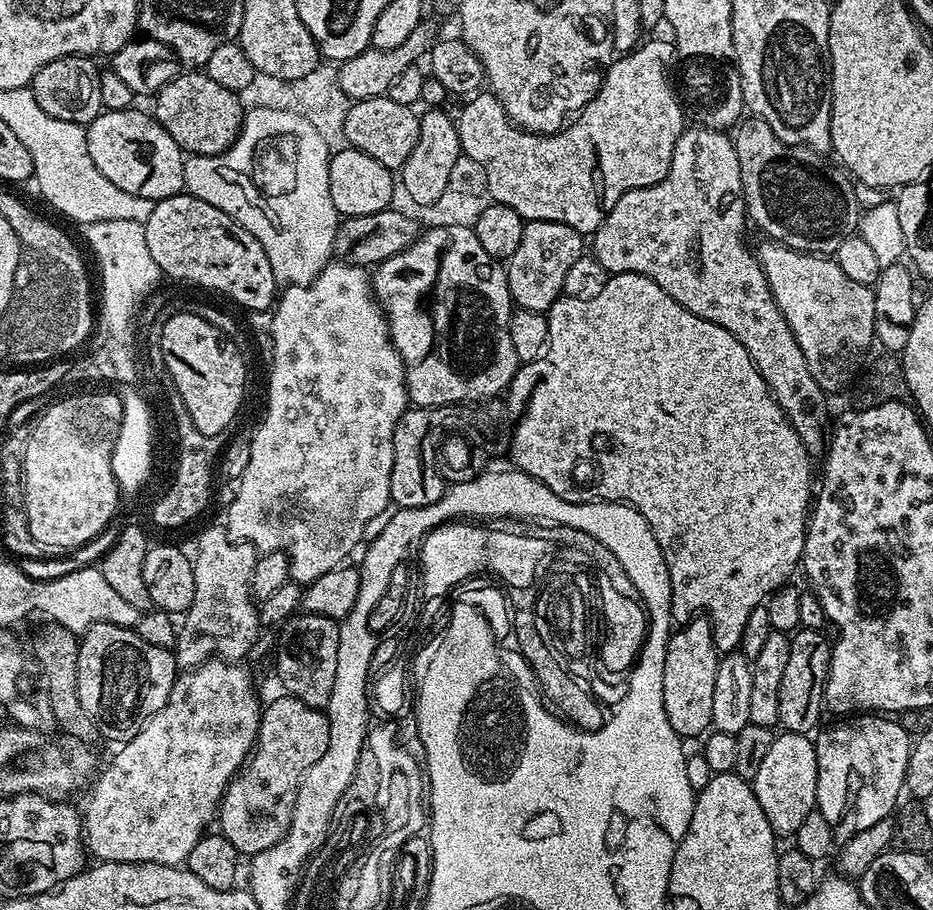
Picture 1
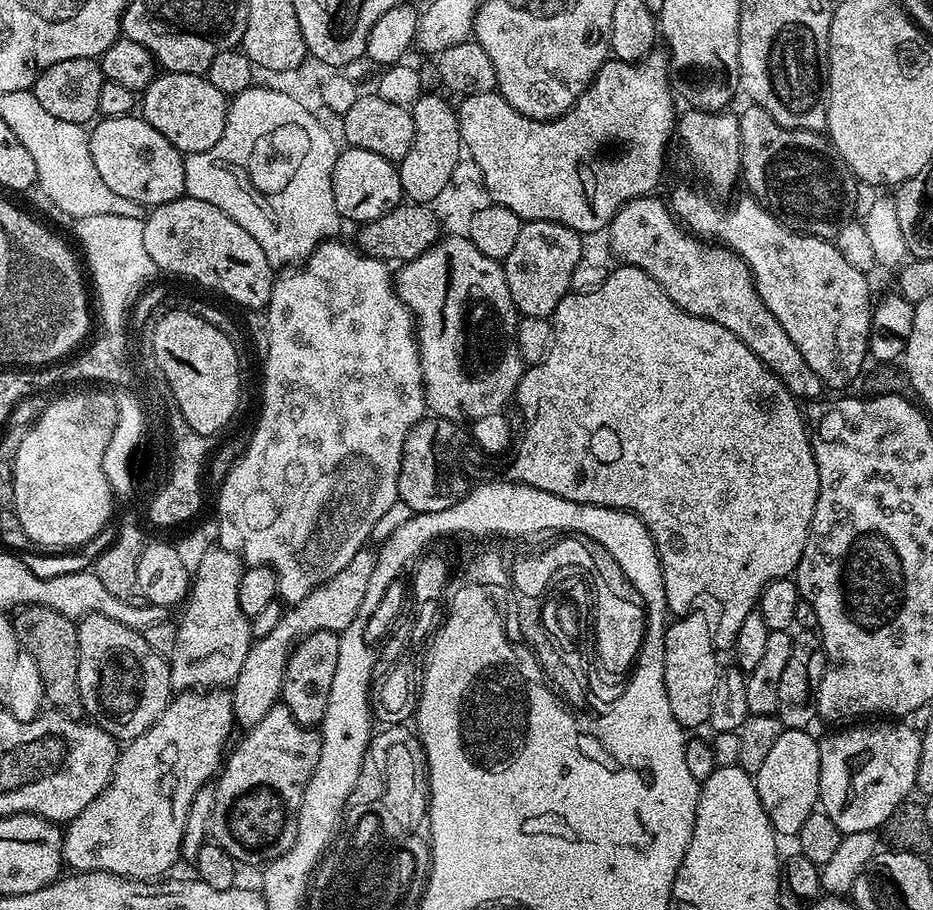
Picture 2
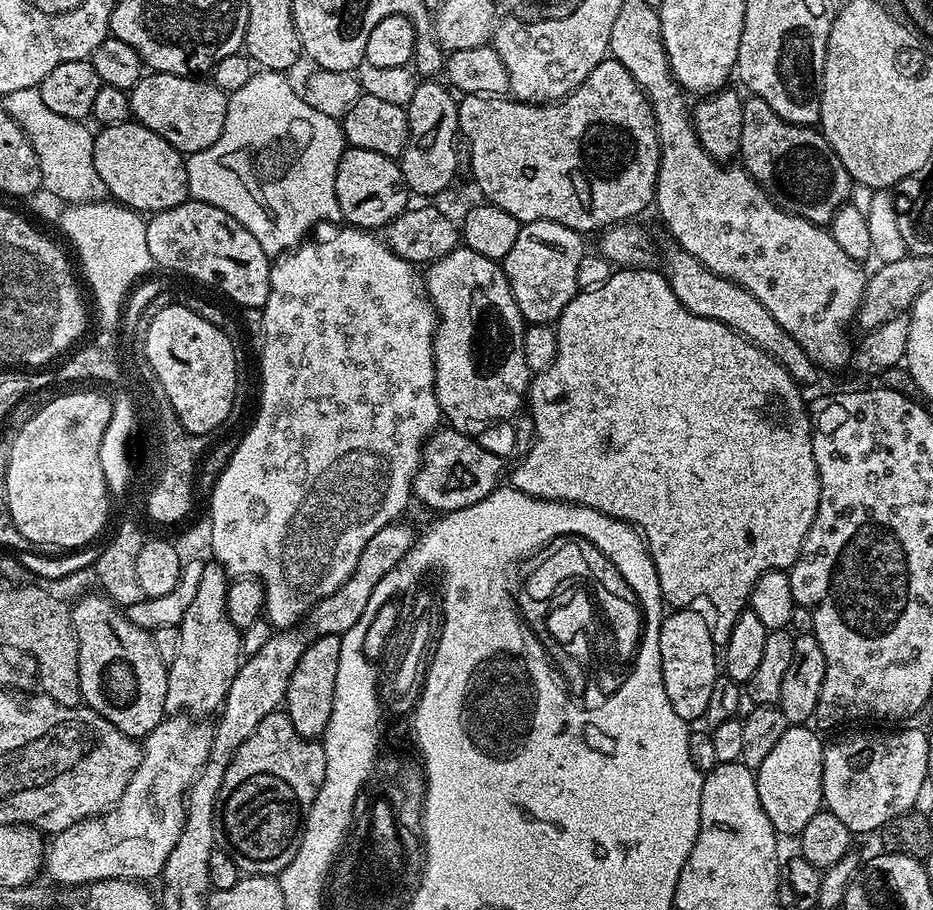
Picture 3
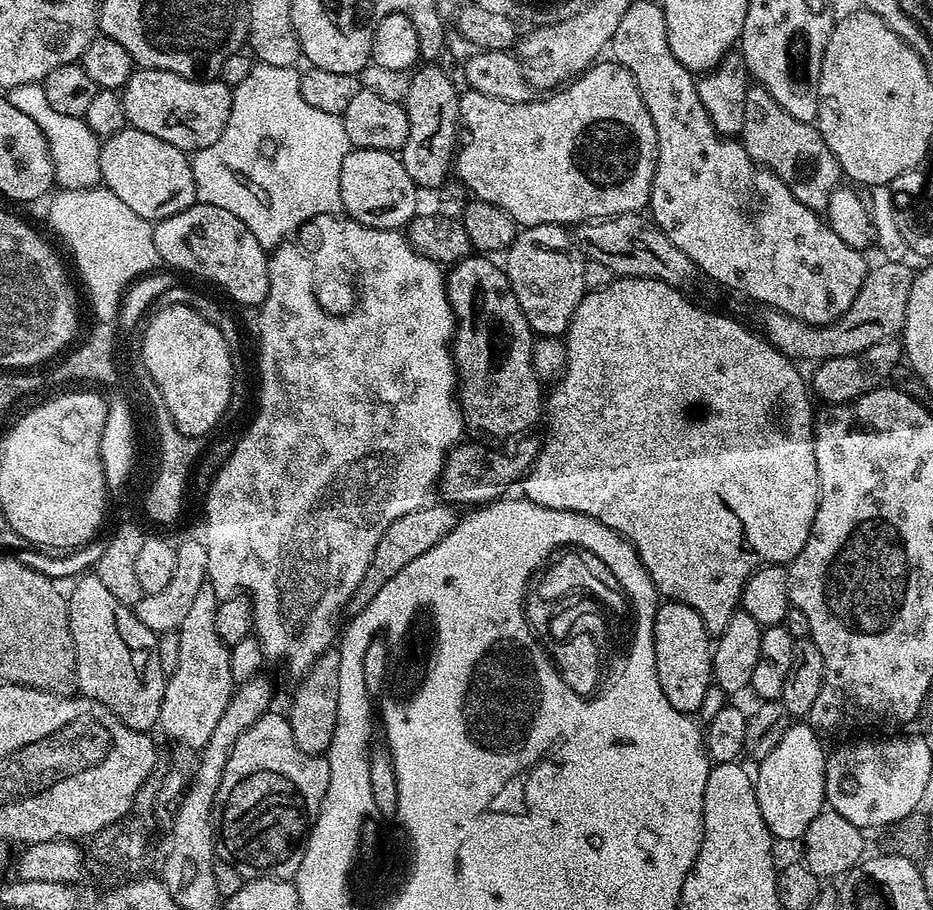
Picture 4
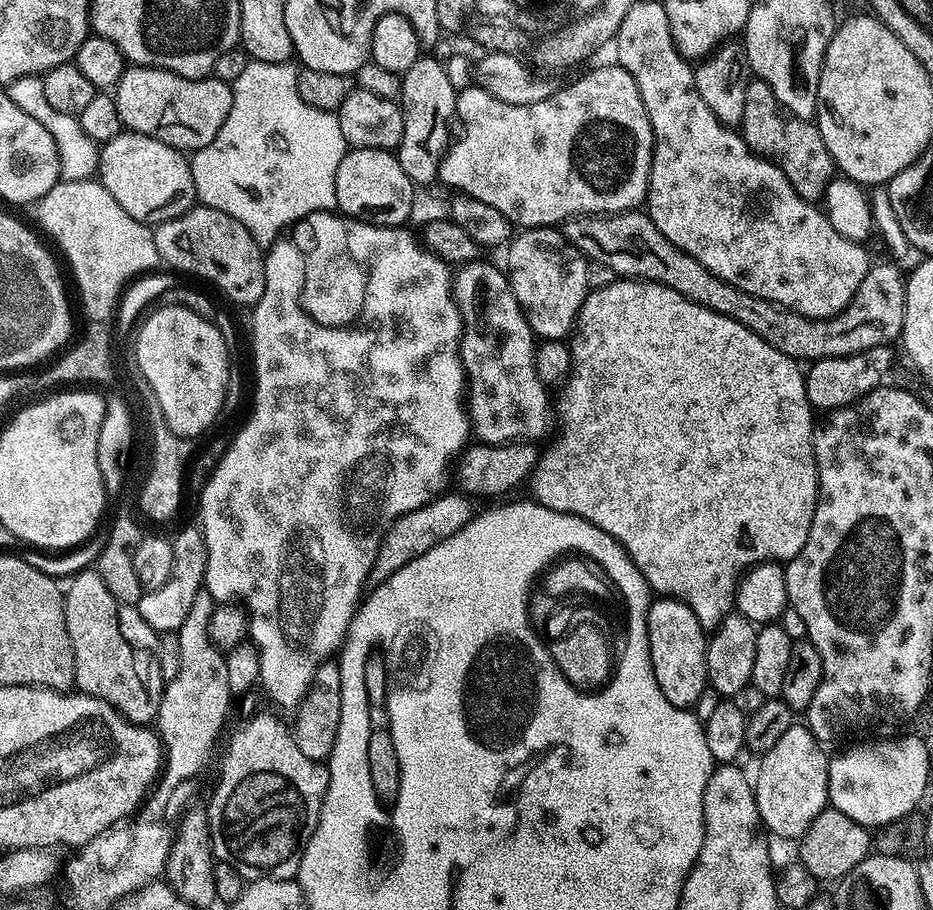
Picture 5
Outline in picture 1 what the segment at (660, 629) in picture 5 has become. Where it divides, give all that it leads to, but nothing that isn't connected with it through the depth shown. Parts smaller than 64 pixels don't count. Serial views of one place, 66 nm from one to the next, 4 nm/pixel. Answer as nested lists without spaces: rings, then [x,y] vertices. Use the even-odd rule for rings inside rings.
[[[693,618],[683,626],[677,627],[672,635],[668,638],[668,645],[666,646],[666,670],[662,670],[662,702],[666,706],[666,718],[670,718],[670,726],[674,726],[674,730],[682,738],[688,736],[703,737],[705,733],[712,728],[712,715],[714,714],[714,678],[718,674],[718,666],[720,665],[718,653],[714,646],[714,638],[712,637],[712,623],[706,618]]]

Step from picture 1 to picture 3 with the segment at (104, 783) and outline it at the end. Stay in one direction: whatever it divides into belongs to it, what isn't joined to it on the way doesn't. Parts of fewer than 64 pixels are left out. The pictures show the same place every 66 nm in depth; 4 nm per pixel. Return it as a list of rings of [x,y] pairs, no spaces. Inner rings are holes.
[[[172,714],[161,720],[158,726],[154,726],[154,730],[150,735],[143,737],[140,761],[134,770],[134,774],[130,778],[130,782],[126,786],[126,790],[122,790],[122,798],[116,803],[115,808],[101,815],[92,816],[88,820],[78,822],[66,830],[57,832],[47,841],[44,862],[42,865],[46,876],[48,872],[49,878],[57,880],[60,884],[78,884],[78,886],[85,886],[94,883],[96,880],[108,879],[151,882],[150,880],[154,879],[156,875],[161,875],[166,866],[166,858],[170,858],[170,850],[174,850],[174,842],[178,842],[178,834],[182,834],[182,826],[184,825],[184,805],[186,803],[188,788],[194,782],[196,775],[202,770],[202,766],[207,762],[208,755],[210,754],[213,729],[209,727],[209,725],[207,727],[204,724],[207,723],[197,722],[193,717],[187,714]]]

